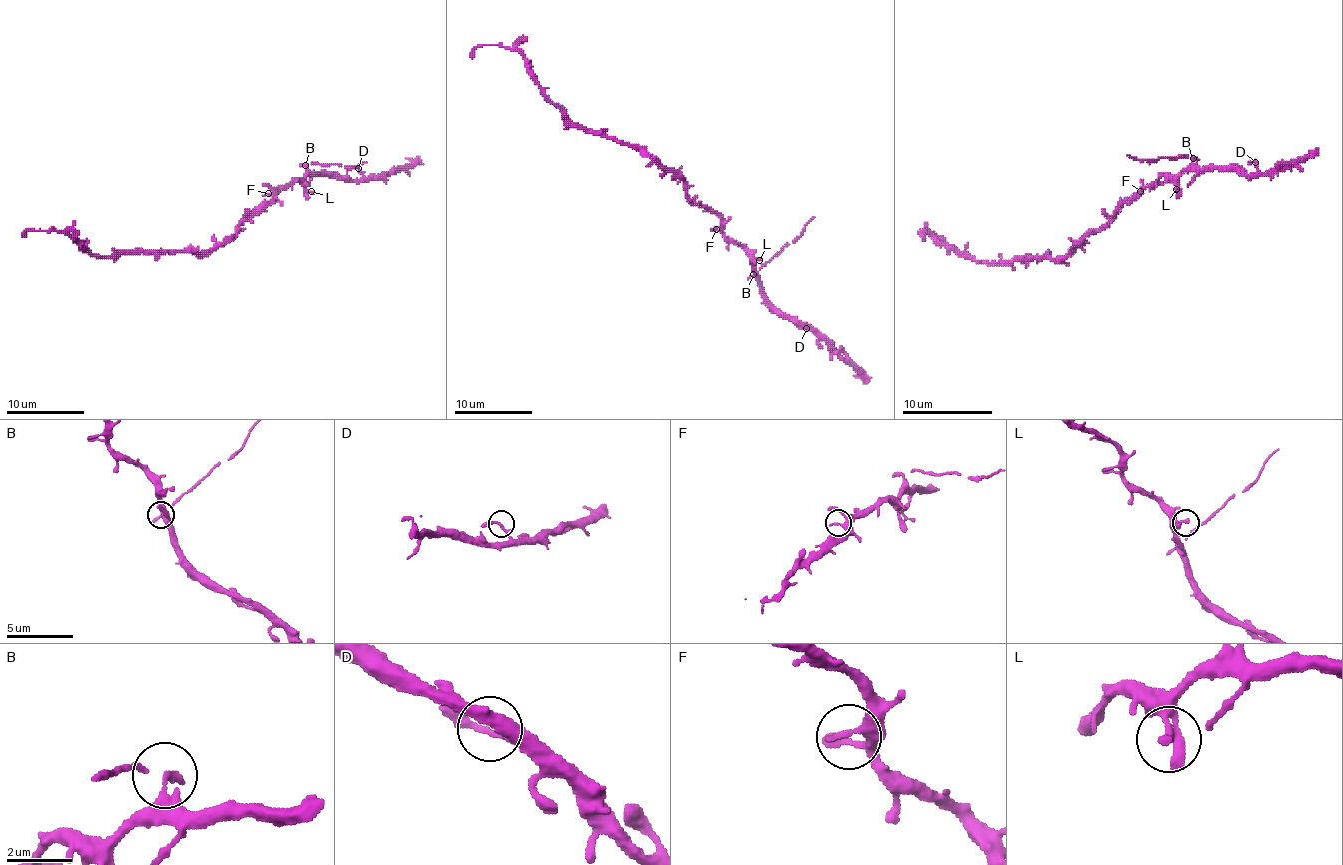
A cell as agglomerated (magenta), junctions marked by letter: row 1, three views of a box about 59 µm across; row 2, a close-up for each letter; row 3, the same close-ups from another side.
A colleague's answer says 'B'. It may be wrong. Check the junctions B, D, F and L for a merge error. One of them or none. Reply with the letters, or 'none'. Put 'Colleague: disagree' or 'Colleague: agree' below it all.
B
Colleague: agree

